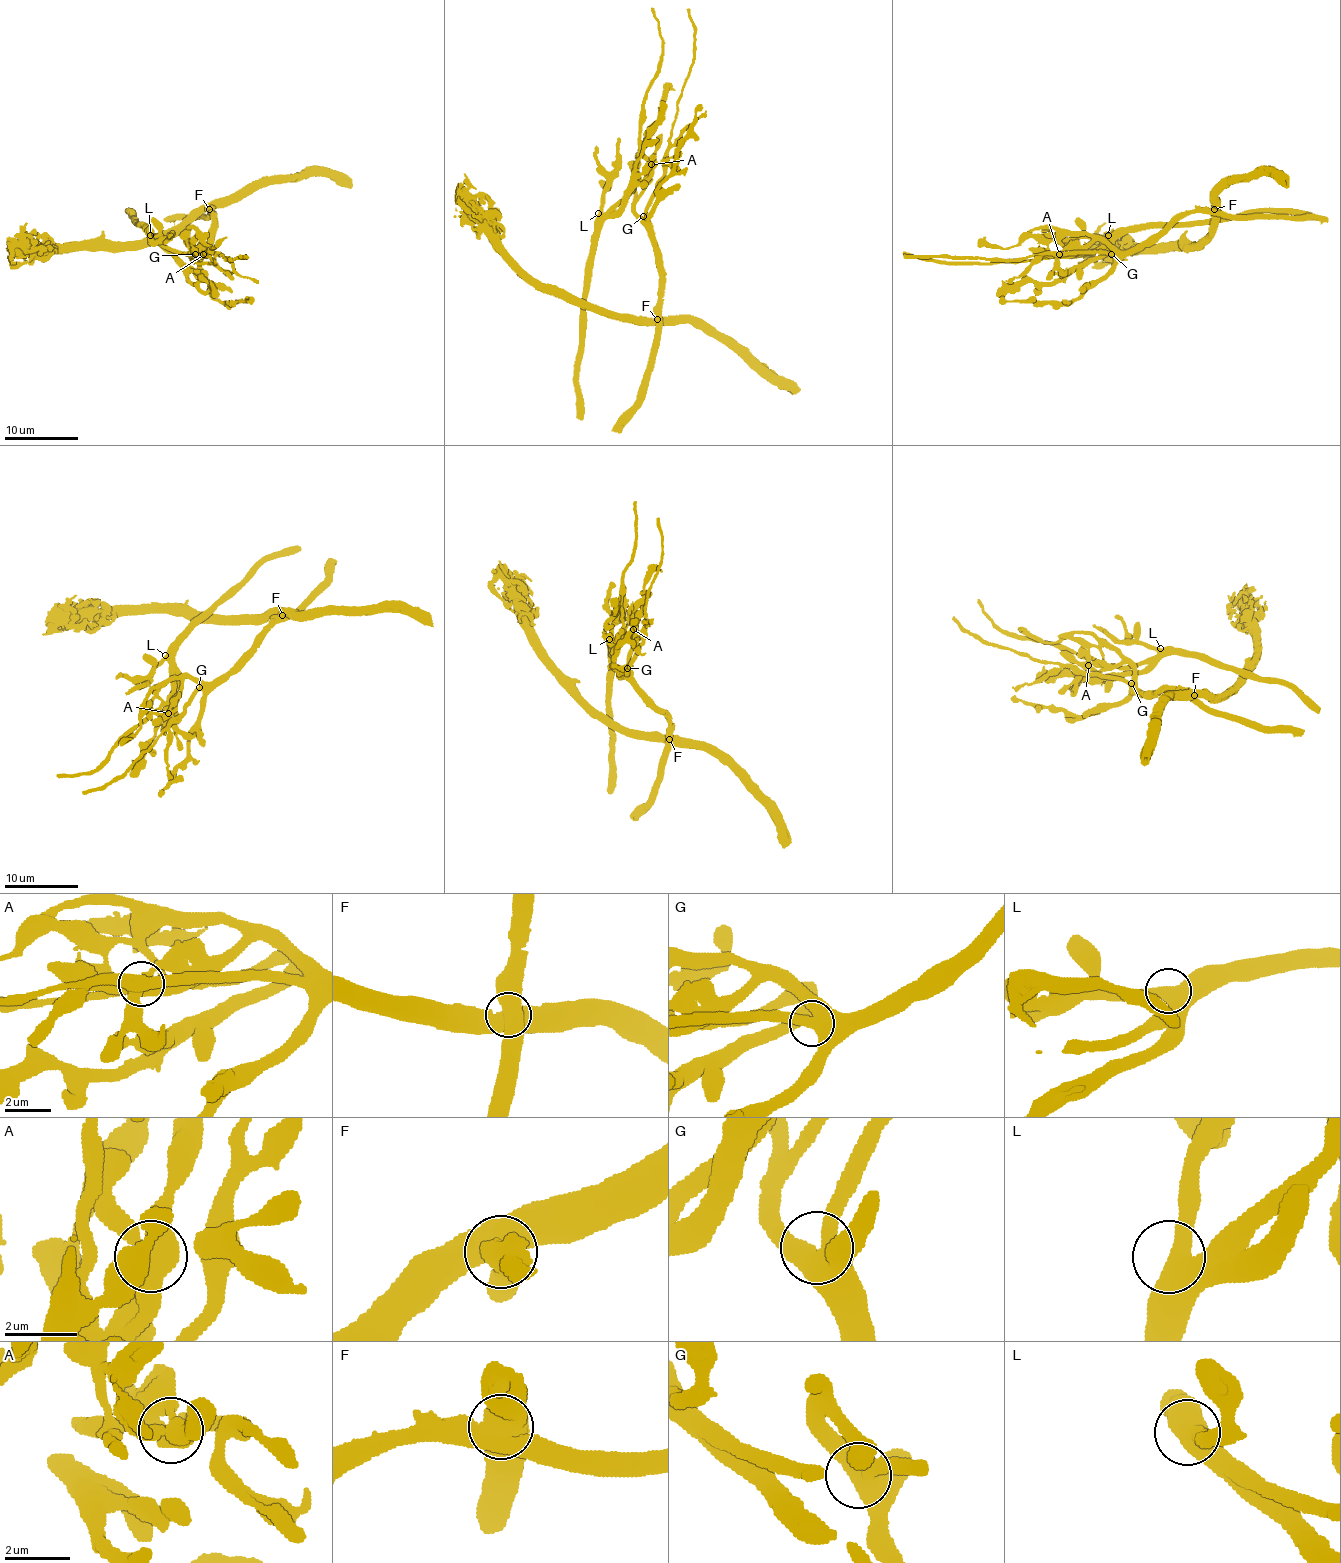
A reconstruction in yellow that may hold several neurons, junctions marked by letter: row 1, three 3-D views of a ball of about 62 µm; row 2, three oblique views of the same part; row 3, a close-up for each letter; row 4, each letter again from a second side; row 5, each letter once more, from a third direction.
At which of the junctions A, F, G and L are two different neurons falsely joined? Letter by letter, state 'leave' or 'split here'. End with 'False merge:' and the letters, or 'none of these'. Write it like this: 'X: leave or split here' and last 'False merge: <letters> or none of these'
A: split here
F: split here
G: leave
L: leave
False merge: A, F

